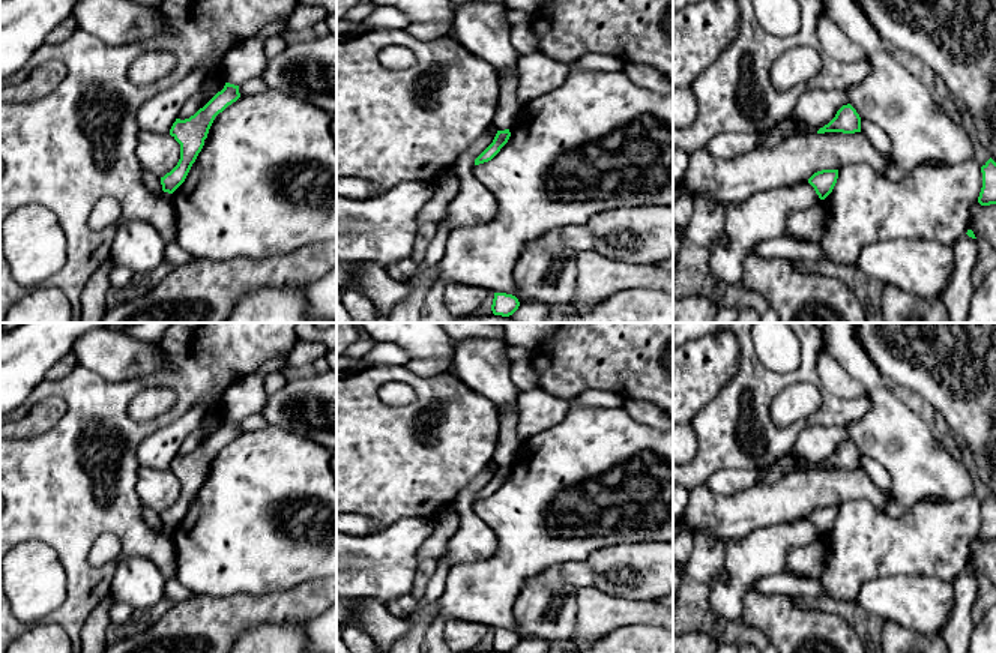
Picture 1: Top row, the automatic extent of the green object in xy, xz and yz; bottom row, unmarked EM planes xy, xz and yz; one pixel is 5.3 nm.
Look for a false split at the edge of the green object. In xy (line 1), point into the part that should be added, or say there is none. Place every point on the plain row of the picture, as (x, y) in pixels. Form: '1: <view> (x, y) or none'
1: none

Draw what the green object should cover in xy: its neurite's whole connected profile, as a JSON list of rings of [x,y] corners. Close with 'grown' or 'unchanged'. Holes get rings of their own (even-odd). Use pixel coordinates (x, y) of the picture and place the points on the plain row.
[[[225,419],[224,425],[194,452],[185,456],[176,455],[170,465],[170,471],[180,480],[180,495],[170,509],[161,513],[164,528],[173,530],[185,518],[204,482],[204,476],[207,474],[215,453],[239,434],[239,422]]] | unchanged

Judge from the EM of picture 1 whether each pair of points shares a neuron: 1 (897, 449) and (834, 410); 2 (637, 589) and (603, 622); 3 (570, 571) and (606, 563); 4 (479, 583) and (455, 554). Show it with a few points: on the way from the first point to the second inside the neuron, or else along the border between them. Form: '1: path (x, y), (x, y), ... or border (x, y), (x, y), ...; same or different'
1: border (869, 395), (869, 409), (843, 428); different
2: border (594, 586), (612, 596), (651, 602); different
3: border (585, 560), (594, 574), (594, 586); different
4: border (494, 551), (488, 557), (458, 562), (451, 568); different

